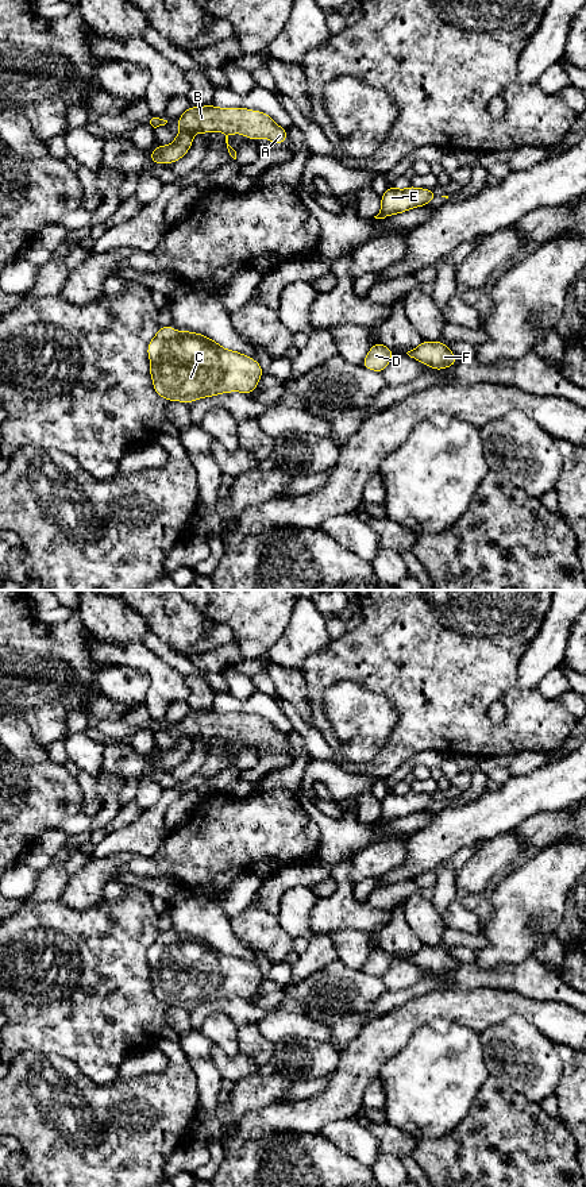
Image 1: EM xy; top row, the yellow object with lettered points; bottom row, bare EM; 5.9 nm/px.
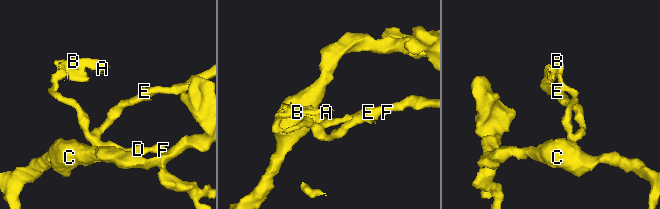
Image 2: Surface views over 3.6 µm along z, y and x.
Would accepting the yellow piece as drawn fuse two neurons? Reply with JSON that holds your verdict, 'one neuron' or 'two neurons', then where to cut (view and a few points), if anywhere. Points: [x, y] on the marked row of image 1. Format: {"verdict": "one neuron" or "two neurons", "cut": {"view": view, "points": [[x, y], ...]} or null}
{"verdict": "two neurons", "cut": {"view": "xy", "points": [[178, 131], [187, 131], [192, 138]]}}

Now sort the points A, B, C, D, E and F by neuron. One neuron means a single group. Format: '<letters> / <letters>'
A B / C D E F

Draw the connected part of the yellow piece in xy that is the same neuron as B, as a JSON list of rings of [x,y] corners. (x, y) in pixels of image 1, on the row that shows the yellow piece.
[[[215,104],[189,107],[176,120],[181,127],[178,132],[188,131],[192,138],[197,131],[205,135],[212,131],[221,131],[225,135],[228,153],[234,159],[236,159],[236,151],[228,144],[230,134],[242,134],[255,142],[259,138],[267,138],[274,144],[285,142],[289,134],[271,116],[261,111],[251,111],[248,108],[216,108]]]

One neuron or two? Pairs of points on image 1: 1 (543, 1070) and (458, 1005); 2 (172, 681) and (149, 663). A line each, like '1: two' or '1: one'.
1: two
2: one

